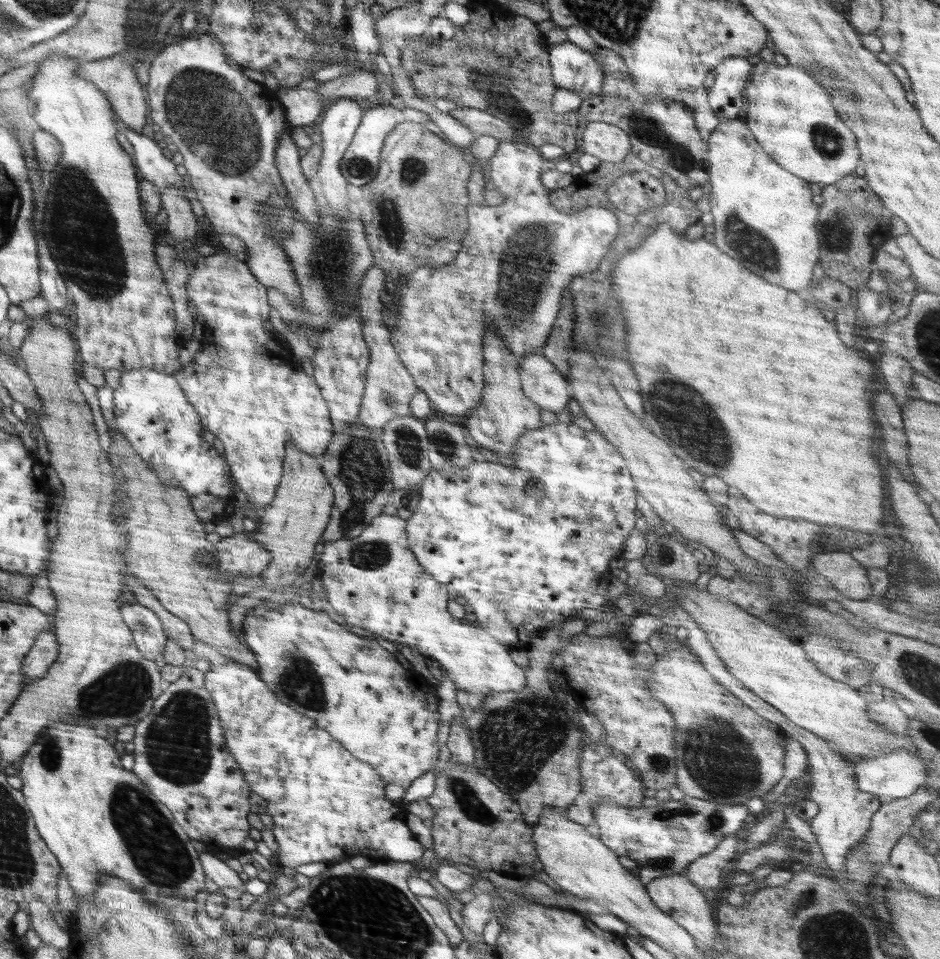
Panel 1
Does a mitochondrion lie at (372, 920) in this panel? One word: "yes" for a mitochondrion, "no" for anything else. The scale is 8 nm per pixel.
yes

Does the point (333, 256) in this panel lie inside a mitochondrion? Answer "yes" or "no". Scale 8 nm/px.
yes

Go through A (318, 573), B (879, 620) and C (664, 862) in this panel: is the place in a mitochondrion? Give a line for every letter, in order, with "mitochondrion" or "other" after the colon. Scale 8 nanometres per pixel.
A: other
B: other
C: mitochondrion

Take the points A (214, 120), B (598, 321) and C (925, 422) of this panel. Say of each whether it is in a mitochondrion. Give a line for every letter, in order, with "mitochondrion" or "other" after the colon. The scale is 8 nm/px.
A: mitochondrion
B: mitochondrion
C: other

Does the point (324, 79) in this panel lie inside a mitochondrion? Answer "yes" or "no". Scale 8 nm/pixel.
no

